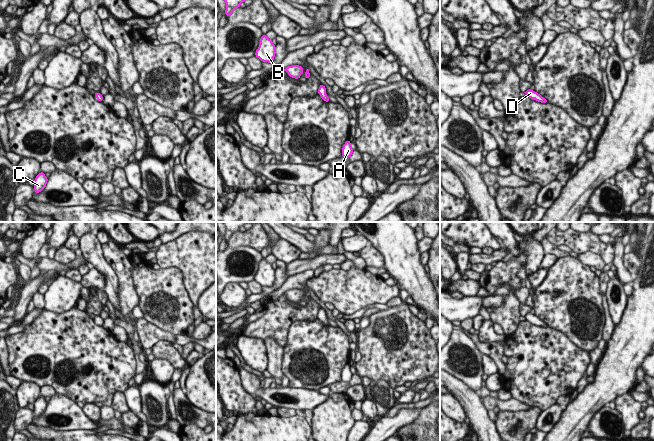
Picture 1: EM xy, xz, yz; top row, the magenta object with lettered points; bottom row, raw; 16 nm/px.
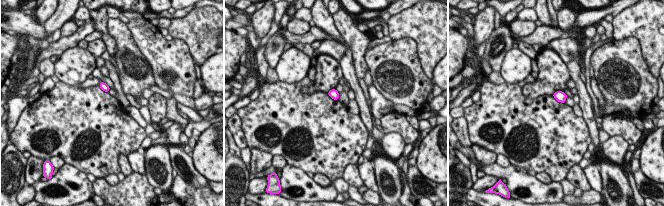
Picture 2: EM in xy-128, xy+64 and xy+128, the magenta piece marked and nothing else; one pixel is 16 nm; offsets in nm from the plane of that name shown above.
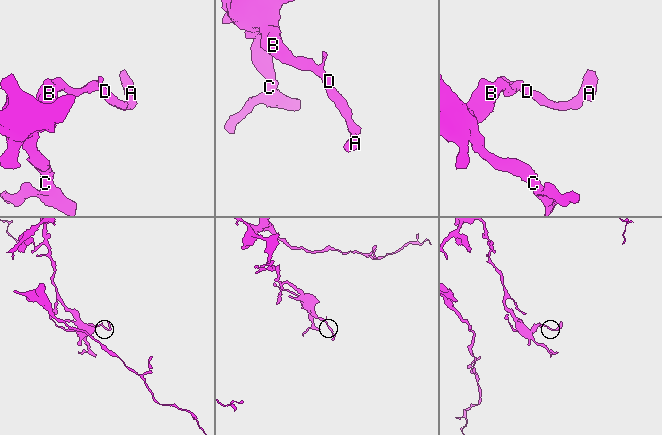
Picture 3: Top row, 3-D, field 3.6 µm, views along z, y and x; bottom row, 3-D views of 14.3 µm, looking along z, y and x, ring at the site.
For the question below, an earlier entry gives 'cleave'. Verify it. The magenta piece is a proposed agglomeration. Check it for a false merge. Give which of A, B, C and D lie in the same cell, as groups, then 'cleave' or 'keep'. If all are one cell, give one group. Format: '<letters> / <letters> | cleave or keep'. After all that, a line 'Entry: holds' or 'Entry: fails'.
A B C D | keep
Entry: fails

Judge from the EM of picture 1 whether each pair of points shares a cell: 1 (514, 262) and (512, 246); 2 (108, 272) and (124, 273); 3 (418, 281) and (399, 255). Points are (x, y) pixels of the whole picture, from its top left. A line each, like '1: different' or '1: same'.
1: different
2: different
3: same

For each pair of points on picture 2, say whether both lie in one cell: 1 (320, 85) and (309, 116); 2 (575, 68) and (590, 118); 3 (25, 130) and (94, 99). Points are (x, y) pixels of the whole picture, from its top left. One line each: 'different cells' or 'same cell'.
1: different cells
2: same cell
3: same cell

